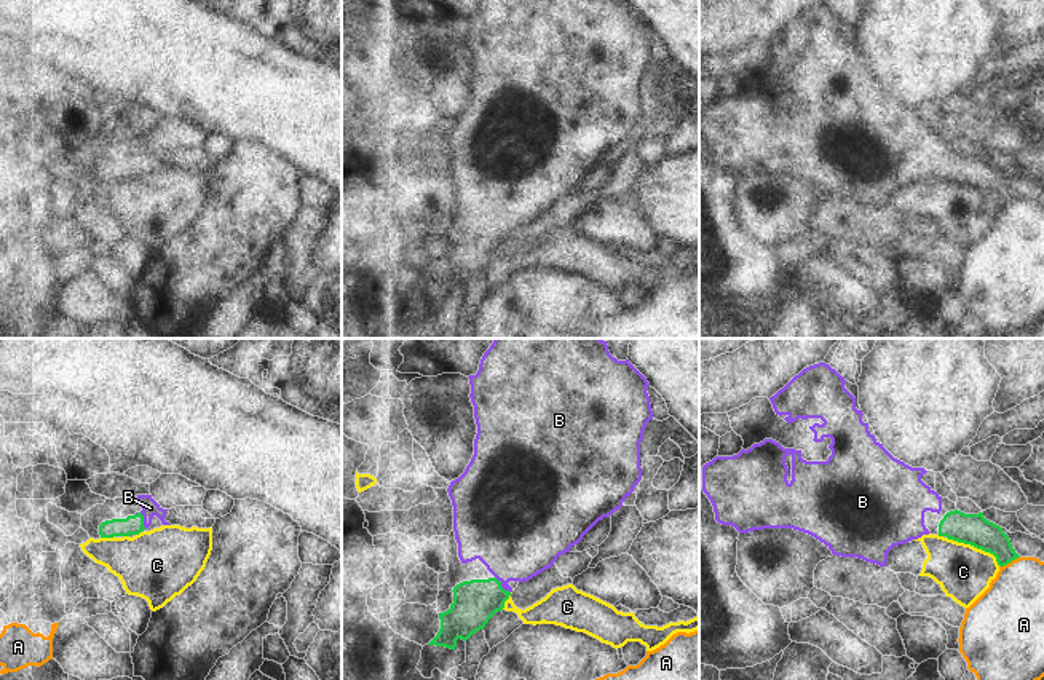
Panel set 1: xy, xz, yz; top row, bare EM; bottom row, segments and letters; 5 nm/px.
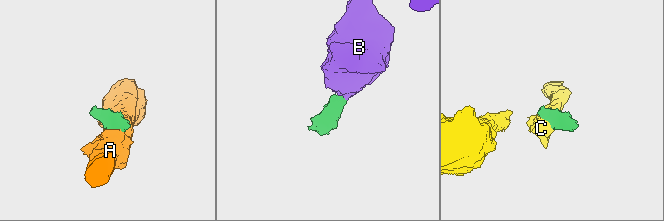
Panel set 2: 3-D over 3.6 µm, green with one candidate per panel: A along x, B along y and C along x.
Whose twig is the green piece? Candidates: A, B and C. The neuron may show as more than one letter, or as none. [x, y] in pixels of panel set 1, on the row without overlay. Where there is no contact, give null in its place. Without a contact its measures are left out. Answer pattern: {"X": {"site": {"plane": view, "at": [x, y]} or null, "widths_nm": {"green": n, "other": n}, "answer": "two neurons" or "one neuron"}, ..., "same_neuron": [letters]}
{"A": {"site": {"plane": "yz", "at": [1009, 205]}, "widths_nm": {"green": 160, "other": 340}, "answer": "two neurons"}, "B": {"site": {"plane": "xz", "at": [500, 229]}, "widths_nm": {"green": 220, "other": 400}, "answer": "one neuron"}, "C": {"site": {"plane": "yz", "at": [976, 189]}, "widths_nm": {"green": 160, "other": 280}, "answer": "two neurons"}, "same_neuron": ["B"]}

